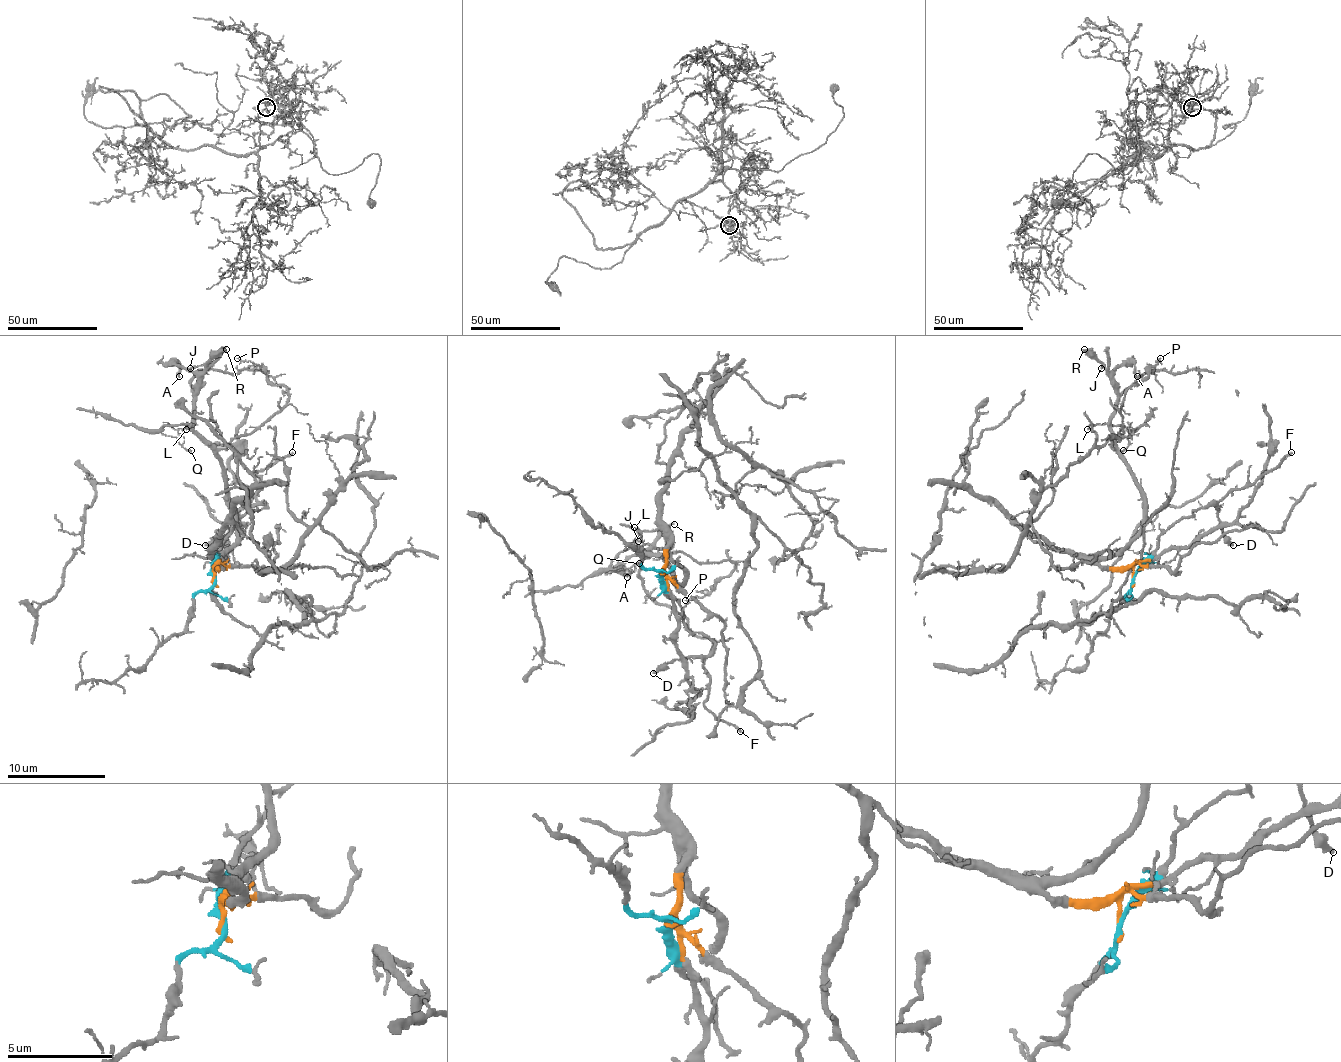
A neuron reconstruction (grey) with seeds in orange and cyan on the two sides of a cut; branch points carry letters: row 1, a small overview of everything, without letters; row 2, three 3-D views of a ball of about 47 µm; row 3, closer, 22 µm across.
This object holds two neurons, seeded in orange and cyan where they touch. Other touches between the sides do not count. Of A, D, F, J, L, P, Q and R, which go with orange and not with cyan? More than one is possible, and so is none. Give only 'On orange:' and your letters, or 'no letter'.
On orange: A, J, L, P, Q, R

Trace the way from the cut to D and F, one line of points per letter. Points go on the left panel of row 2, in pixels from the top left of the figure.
D: (214, 579), (214, 554), (234, 530), (234, 522), (243, 515), (266, 508), (246, 505), (204, 544)
F: (214, 579), (214, 554), (234, 530), (234, 522), (266, 508), (256, 498), (261, 485), (256, 476), (293, 451)

